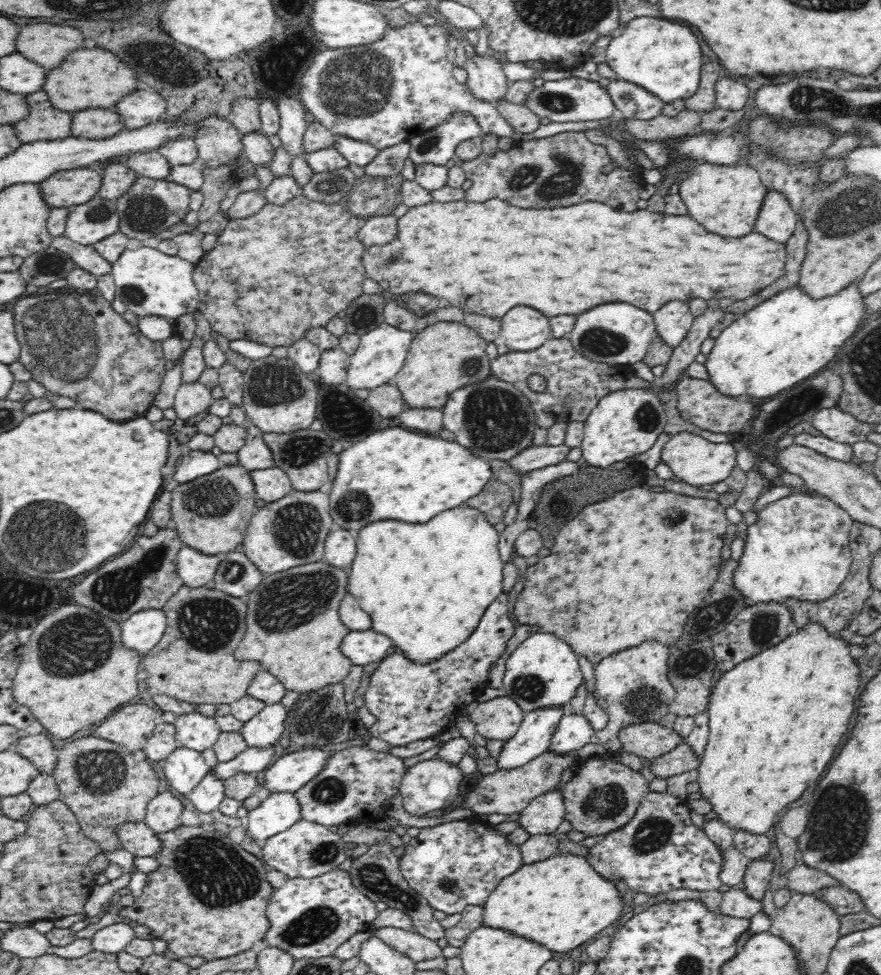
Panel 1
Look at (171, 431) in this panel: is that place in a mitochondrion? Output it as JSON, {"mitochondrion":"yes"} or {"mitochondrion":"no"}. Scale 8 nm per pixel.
{"mitochondrion":"no"}

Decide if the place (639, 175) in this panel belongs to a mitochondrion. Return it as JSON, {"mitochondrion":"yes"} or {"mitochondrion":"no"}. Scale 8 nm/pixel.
{"mitochondrion":"no"}

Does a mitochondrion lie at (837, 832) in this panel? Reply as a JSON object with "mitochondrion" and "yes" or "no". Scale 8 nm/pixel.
{"mitochondrion":"yes"}

